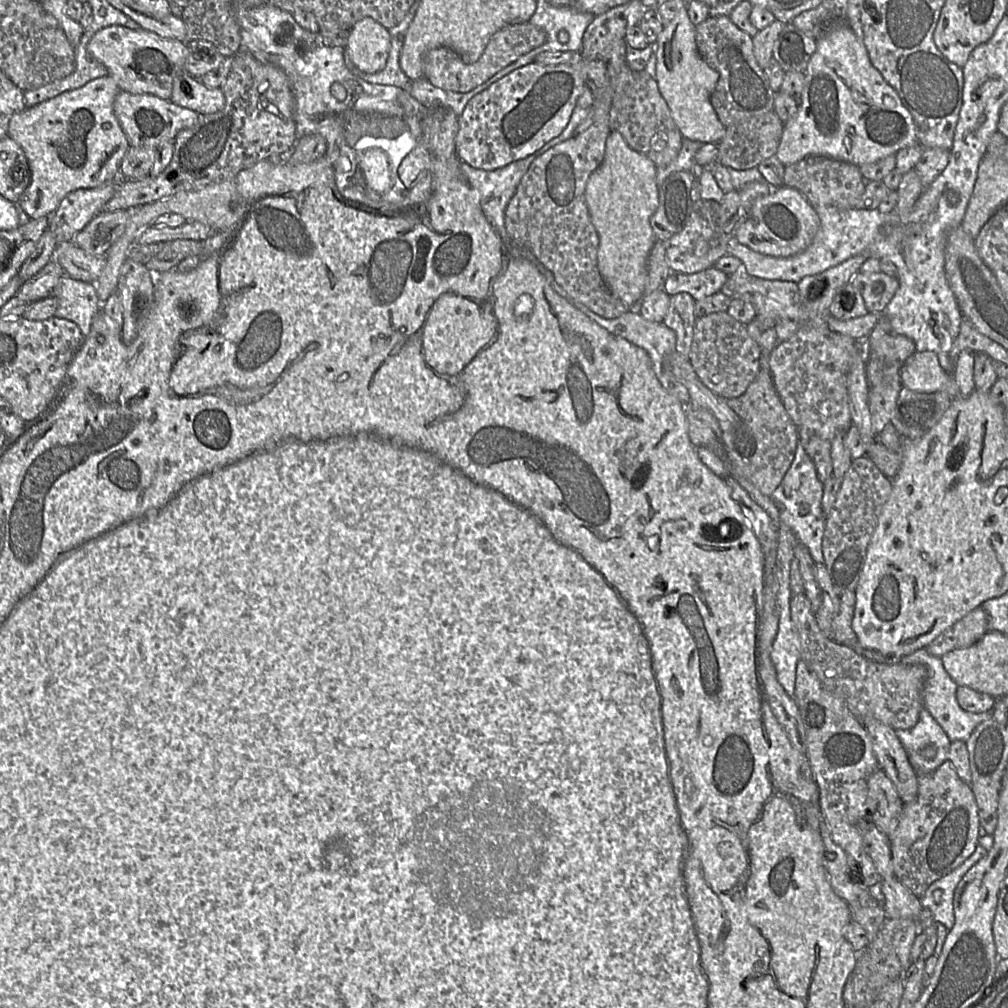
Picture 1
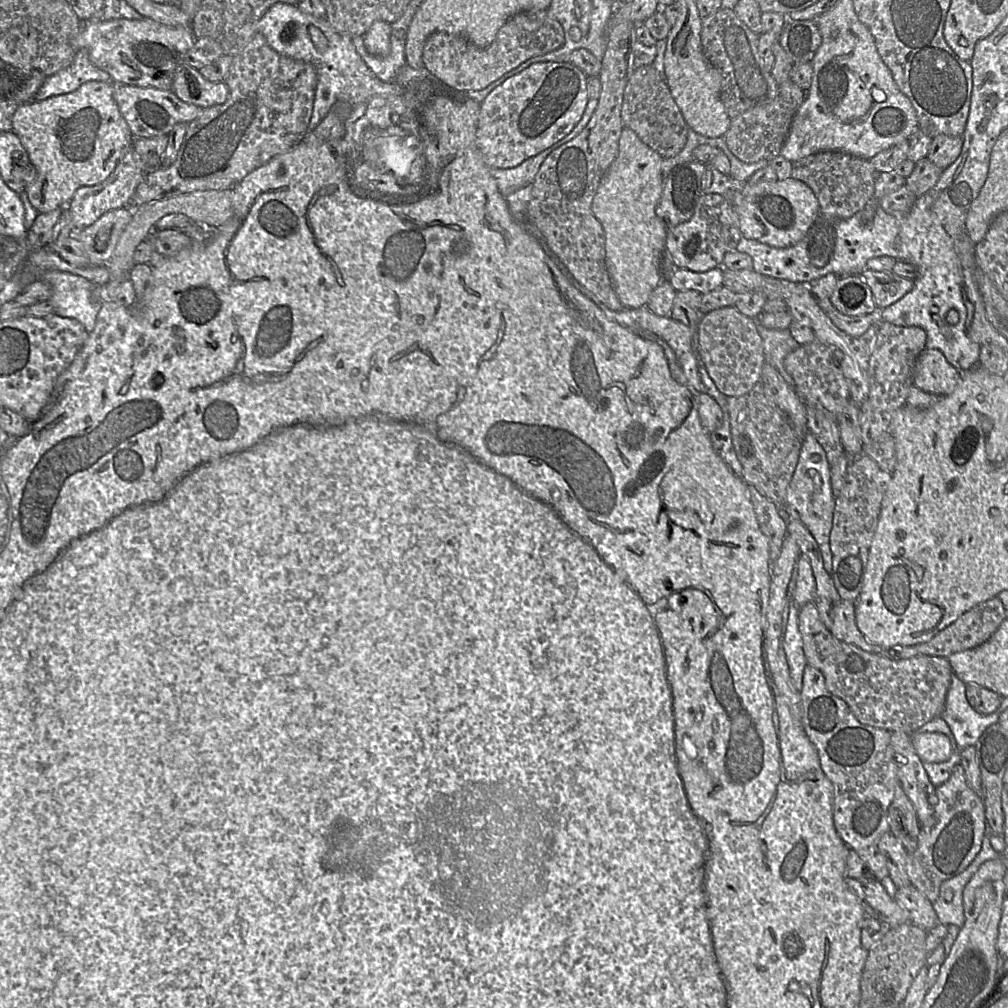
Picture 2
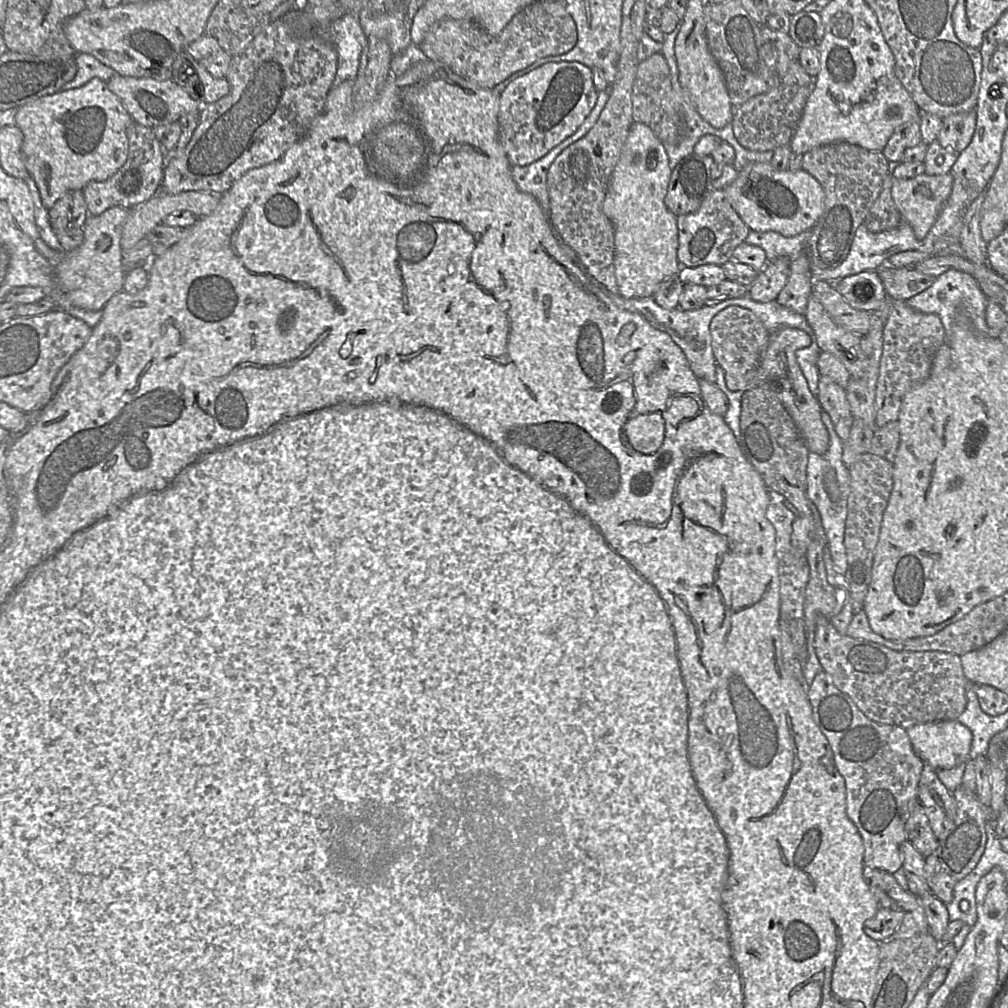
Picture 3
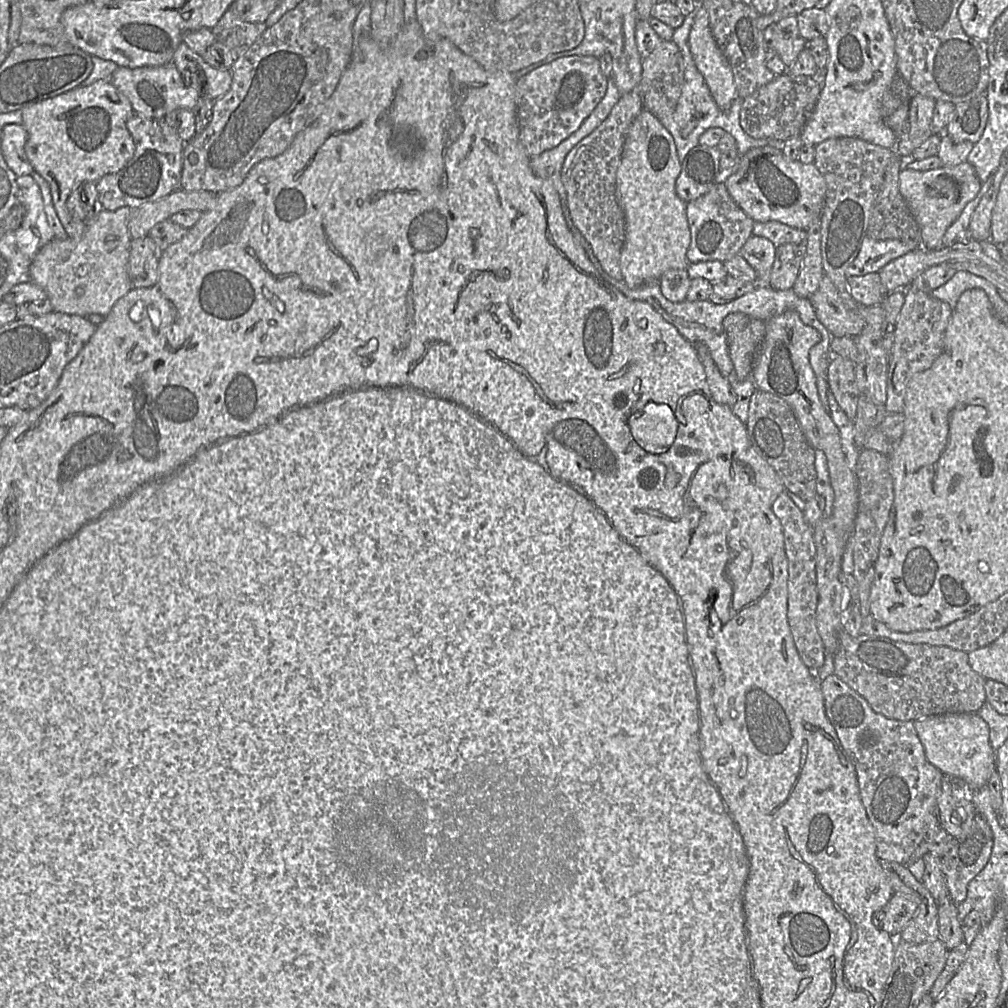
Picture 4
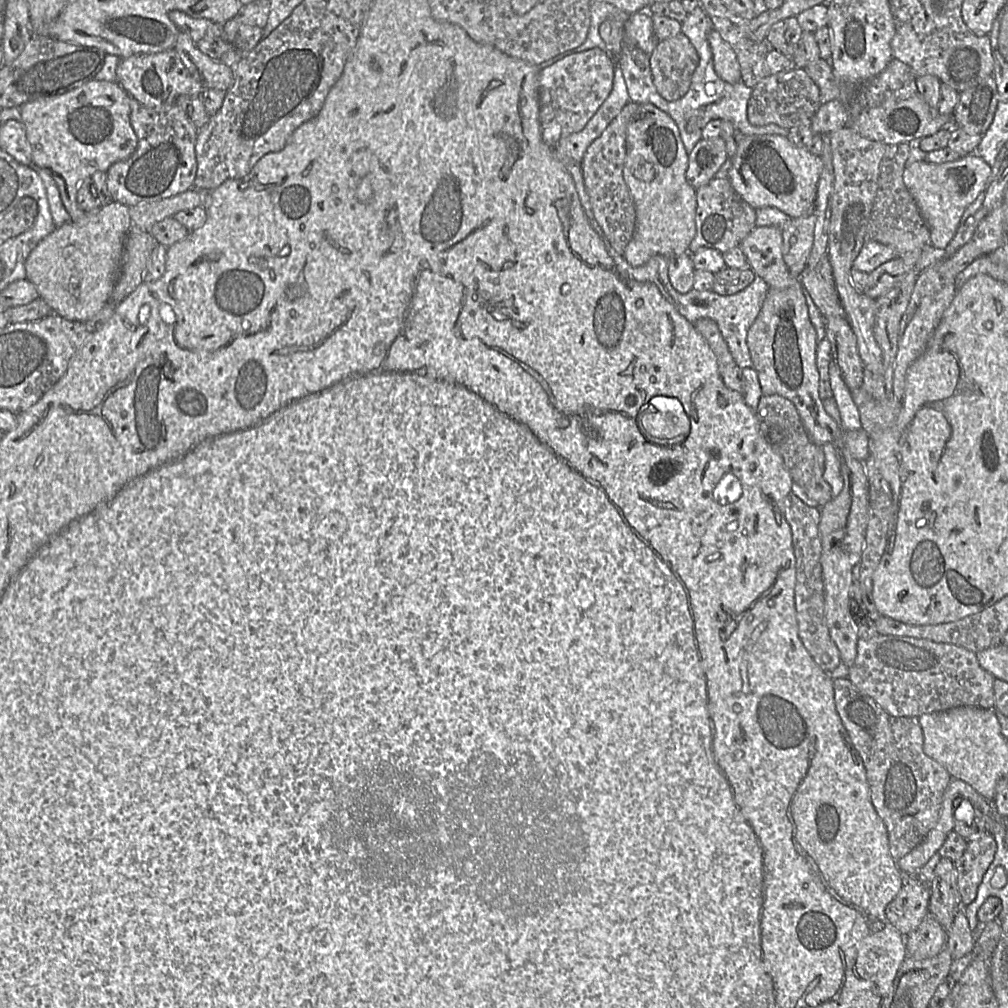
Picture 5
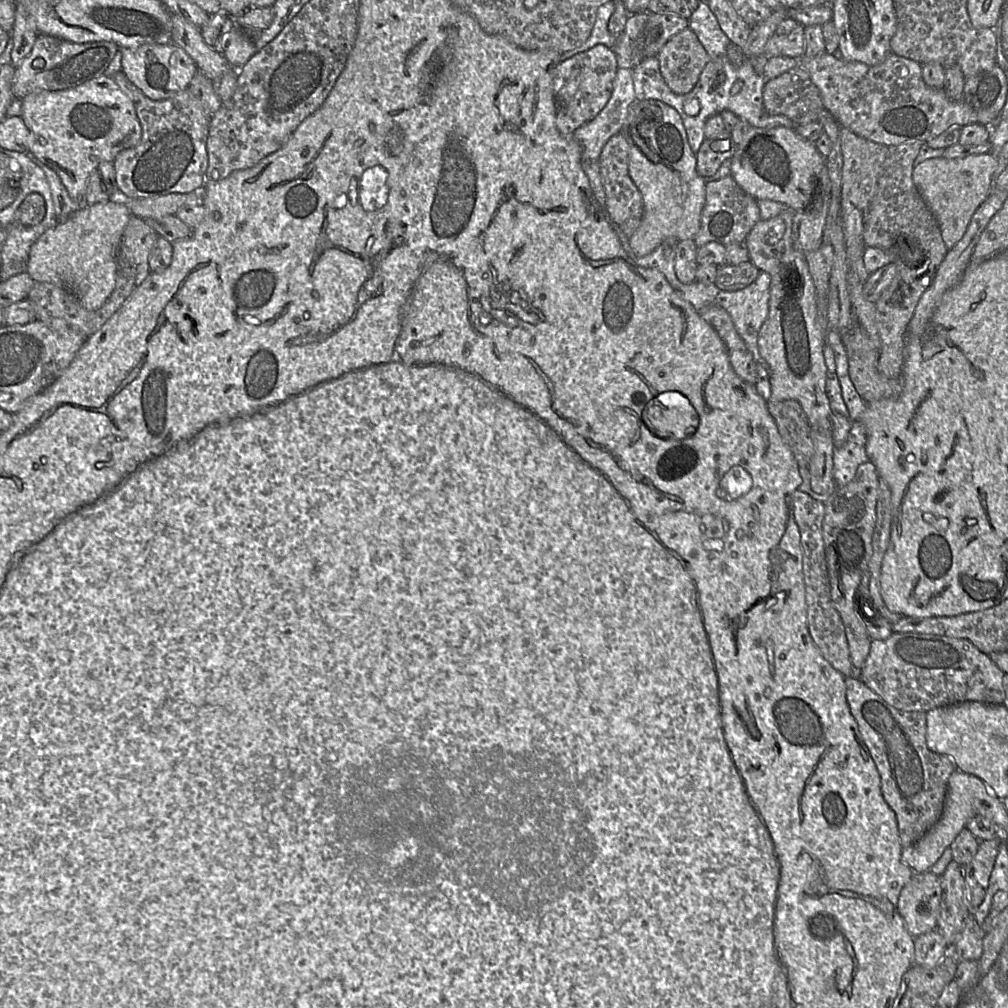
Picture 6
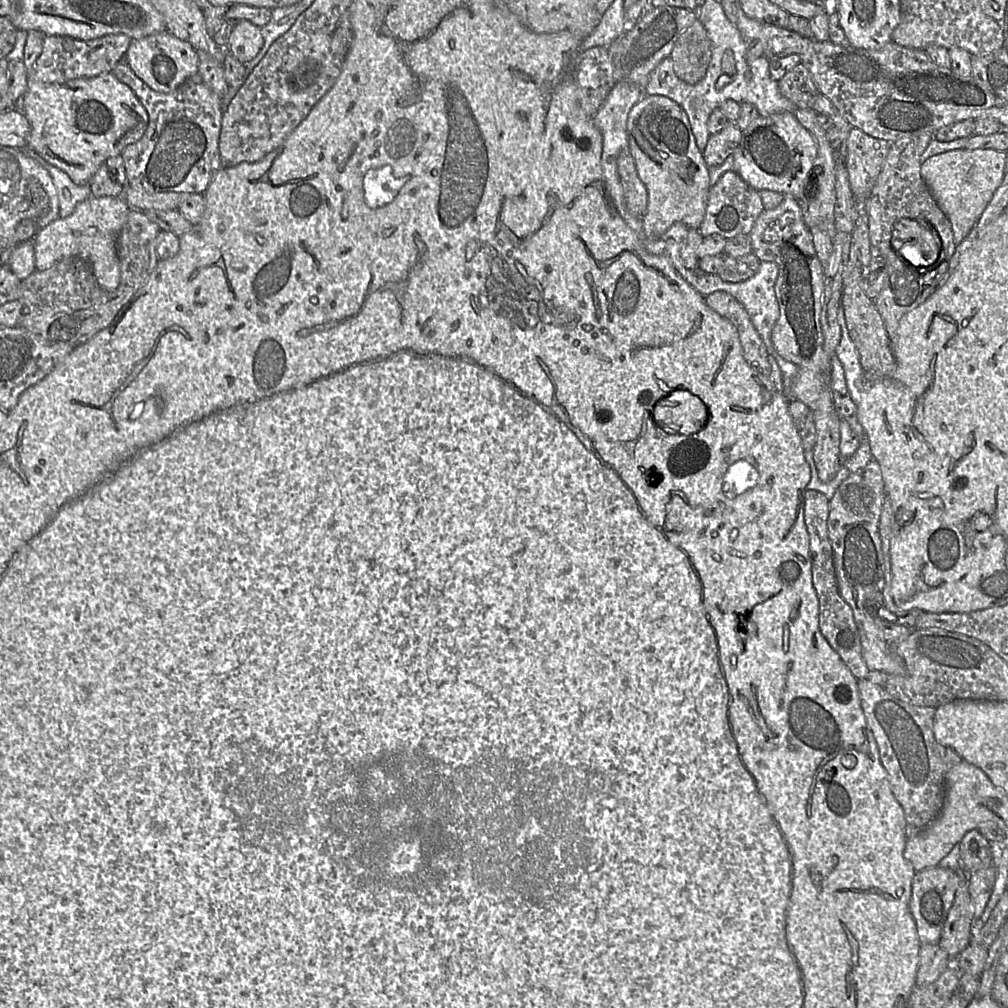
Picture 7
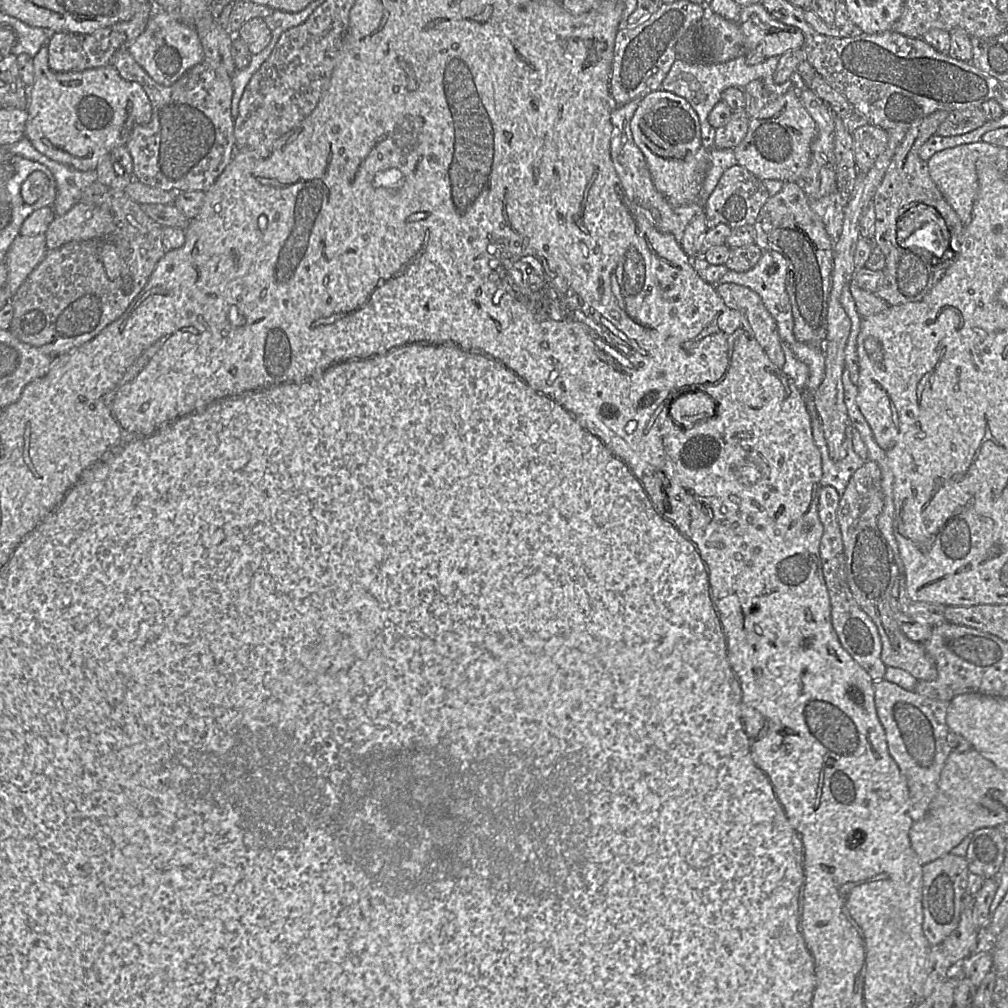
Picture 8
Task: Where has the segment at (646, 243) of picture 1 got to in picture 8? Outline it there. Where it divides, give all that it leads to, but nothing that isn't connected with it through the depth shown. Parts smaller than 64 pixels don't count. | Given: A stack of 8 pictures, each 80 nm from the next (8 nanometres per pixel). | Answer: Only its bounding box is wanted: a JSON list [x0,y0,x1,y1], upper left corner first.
[631,89,710,207]

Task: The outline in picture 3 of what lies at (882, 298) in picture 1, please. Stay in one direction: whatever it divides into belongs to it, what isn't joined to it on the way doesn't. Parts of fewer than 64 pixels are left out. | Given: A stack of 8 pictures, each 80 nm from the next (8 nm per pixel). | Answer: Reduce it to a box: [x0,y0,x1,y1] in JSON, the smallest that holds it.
[876,268,936,302]

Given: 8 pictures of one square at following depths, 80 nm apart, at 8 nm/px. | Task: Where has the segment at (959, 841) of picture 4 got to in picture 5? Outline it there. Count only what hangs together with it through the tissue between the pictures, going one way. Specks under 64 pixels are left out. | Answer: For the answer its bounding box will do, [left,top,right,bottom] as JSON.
[956,832,997,903]

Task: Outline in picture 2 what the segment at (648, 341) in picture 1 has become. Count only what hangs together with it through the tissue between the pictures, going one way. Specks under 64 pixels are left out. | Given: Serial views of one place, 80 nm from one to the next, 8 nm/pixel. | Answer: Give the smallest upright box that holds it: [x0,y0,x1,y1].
[606,306,706,395]

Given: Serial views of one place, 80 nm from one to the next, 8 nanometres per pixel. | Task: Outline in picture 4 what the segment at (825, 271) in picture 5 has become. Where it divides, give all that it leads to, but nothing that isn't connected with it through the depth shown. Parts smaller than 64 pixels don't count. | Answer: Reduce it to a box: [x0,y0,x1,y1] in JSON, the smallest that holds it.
[810,274,864,337]

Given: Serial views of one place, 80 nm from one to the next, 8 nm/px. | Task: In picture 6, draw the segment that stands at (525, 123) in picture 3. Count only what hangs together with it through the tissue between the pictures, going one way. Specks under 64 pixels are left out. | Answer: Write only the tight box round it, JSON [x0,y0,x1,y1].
[553,44,618,136]

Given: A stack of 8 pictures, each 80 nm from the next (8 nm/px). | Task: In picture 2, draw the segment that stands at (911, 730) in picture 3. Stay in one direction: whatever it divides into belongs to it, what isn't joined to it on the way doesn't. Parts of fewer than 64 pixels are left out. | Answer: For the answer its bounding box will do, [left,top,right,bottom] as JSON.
[910,732,954,762]

